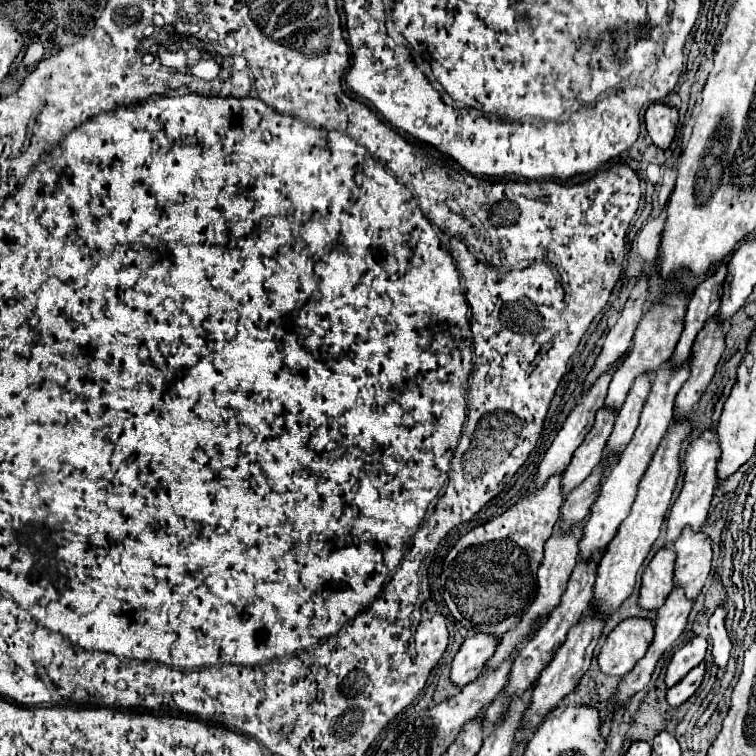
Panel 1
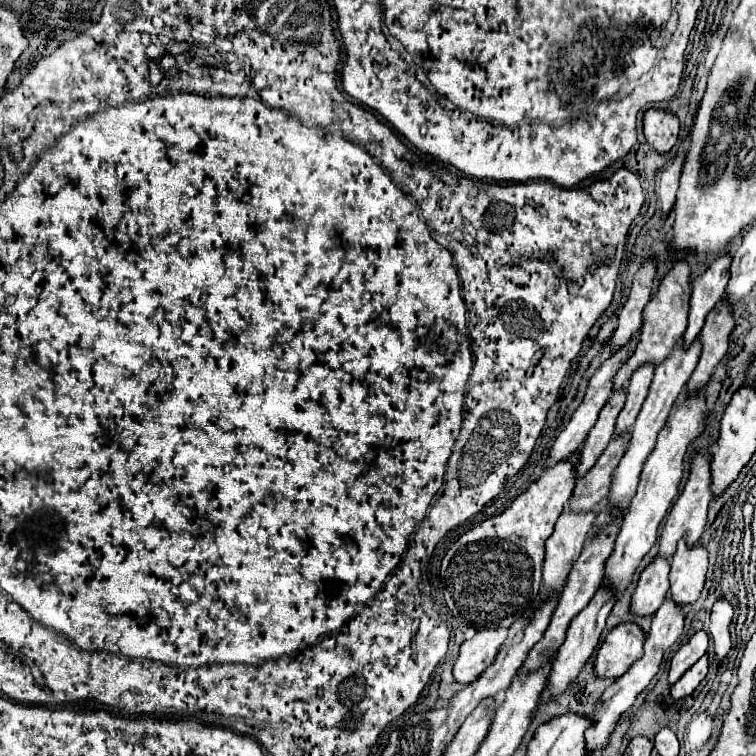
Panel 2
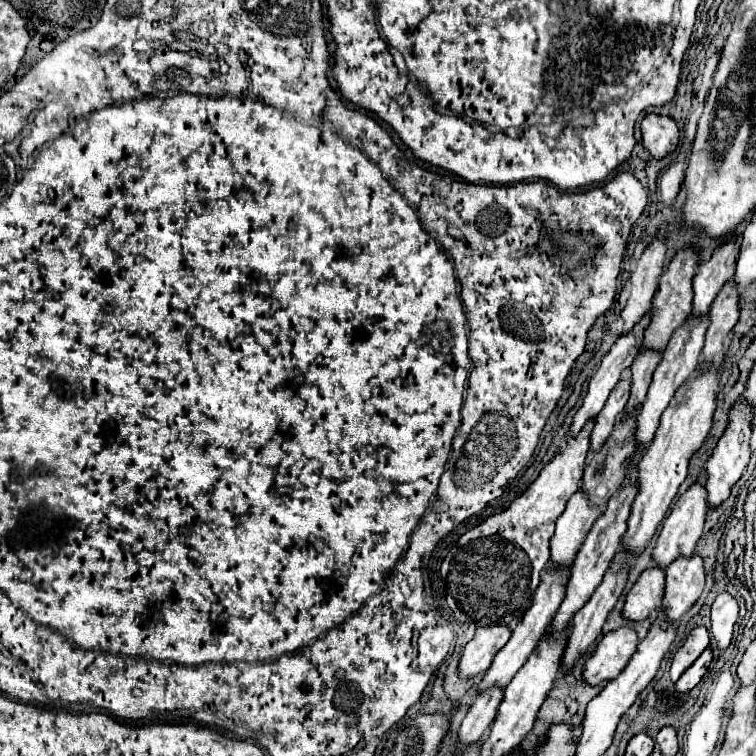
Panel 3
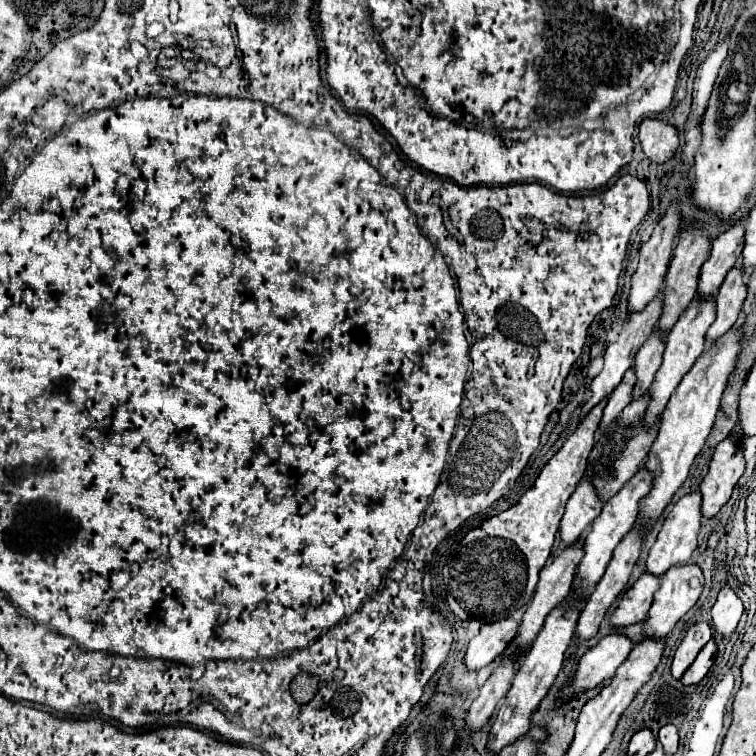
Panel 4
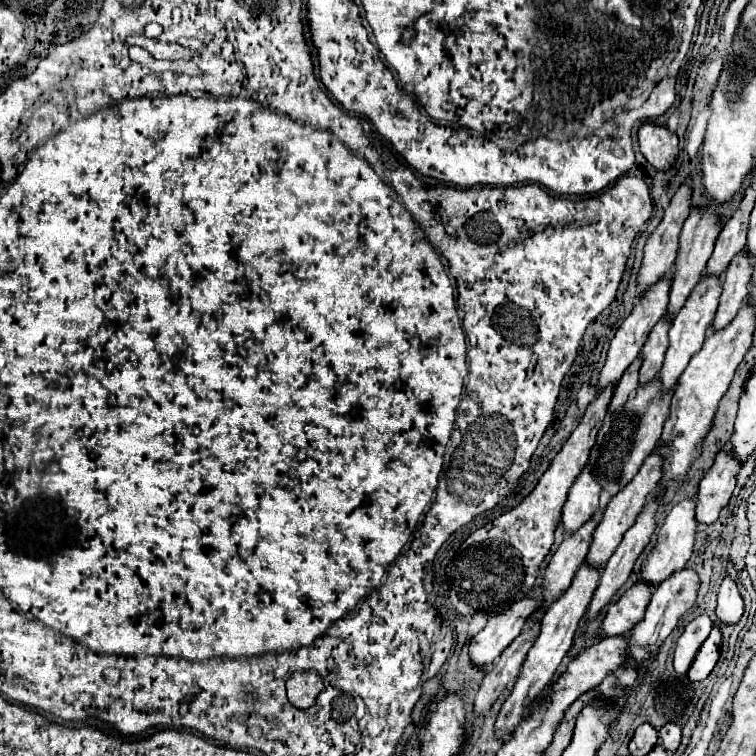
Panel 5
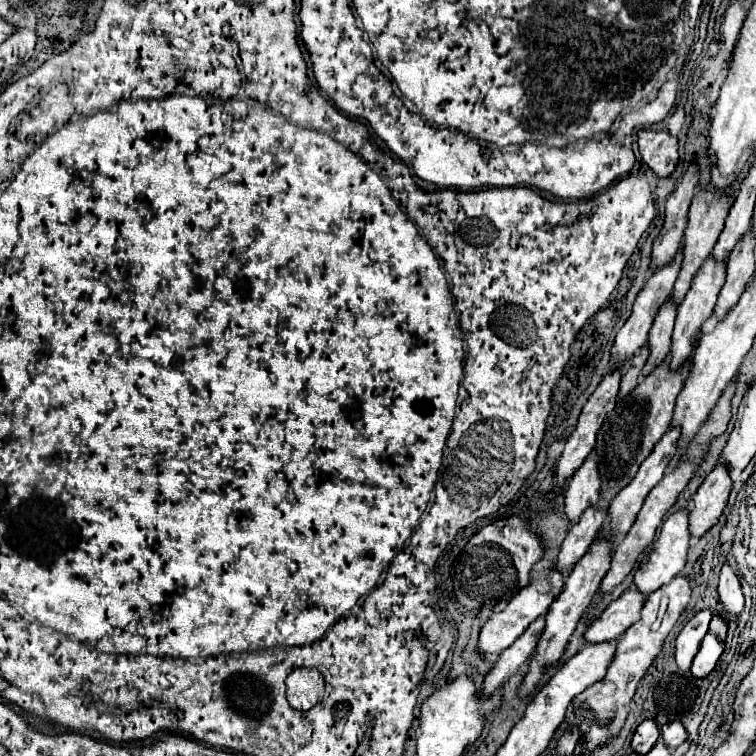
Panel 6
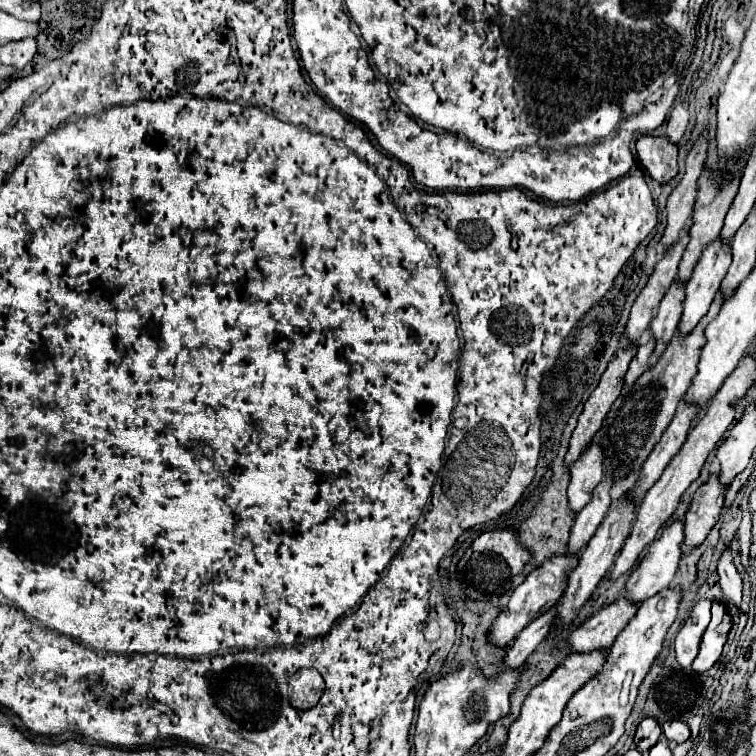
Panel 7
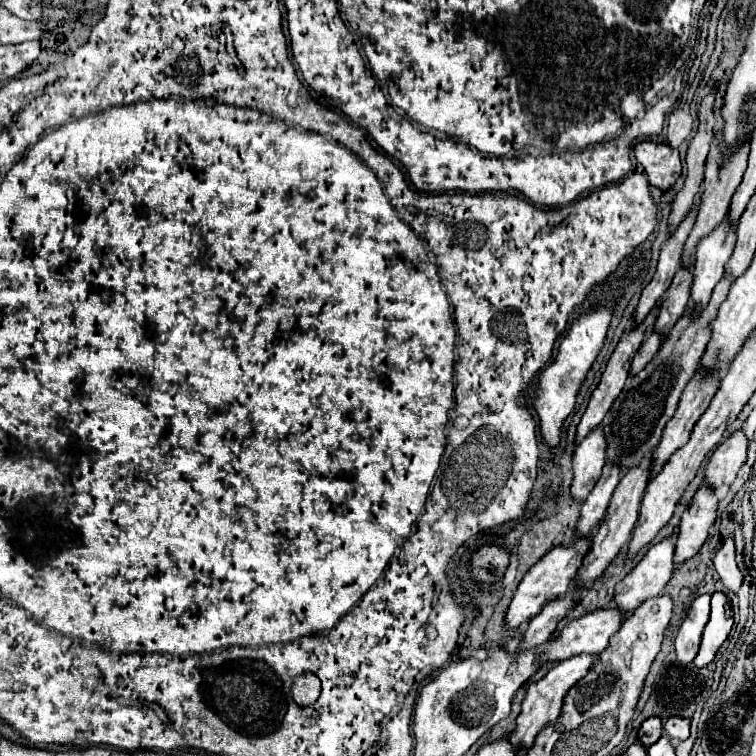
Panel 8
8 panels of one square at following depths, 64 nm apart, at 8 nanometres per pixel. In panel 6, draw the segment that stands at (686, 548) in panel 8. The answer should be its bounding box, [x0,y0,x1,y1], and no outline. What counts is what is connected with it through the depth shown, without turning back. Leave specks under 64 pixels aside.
[690,462,732,536]

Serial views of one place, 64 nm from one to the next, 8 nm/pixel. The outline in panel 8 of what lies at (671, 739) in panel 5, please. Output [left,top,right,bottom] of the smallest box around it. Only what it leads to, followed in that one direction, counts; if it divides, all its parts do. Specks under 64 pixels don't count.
[664,716,690,740]

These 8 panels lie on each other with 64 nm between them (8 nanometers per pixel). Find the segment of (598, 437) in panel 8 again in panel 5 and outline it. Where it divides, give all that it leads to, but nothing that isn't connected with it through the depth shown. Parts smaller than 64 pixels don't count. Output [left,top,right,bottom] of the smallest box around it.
[562,468,600,534]

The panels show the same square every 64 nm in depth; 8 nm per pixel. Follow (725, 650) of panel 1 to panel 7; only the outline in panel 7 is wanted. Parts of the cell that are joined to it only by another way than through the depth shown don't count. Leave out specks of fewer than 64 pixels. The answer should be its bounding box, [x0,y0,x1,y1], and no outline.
[718,550,742,608]

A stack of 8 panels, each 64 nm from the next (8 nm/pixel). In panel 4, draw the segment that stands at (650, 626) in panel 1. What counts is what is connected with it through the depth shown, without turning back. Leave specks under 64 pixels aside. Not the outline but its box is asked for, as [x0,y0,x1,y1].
[560,634,634,698]

